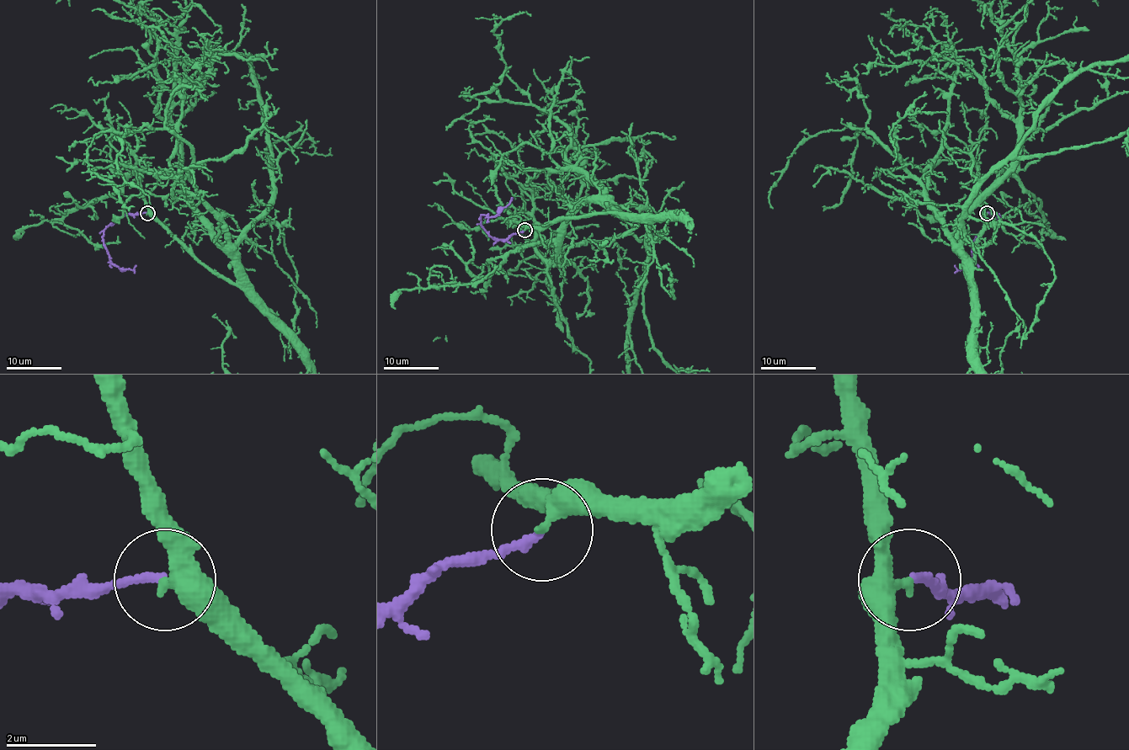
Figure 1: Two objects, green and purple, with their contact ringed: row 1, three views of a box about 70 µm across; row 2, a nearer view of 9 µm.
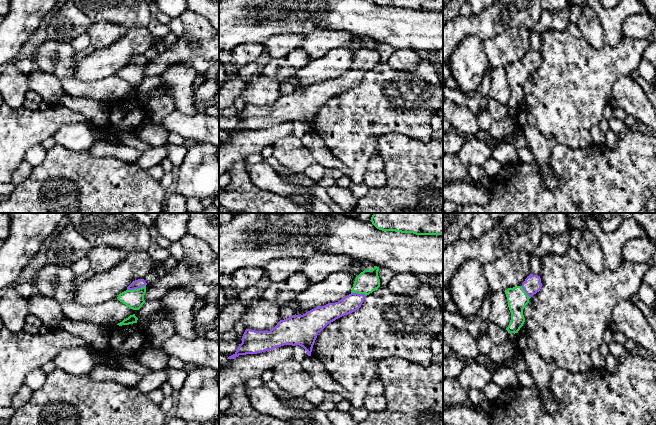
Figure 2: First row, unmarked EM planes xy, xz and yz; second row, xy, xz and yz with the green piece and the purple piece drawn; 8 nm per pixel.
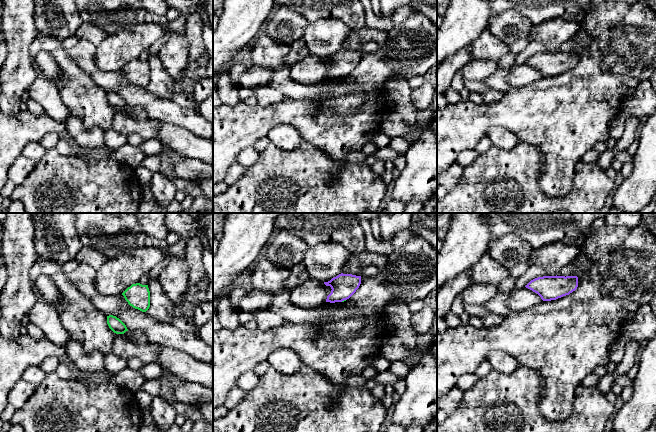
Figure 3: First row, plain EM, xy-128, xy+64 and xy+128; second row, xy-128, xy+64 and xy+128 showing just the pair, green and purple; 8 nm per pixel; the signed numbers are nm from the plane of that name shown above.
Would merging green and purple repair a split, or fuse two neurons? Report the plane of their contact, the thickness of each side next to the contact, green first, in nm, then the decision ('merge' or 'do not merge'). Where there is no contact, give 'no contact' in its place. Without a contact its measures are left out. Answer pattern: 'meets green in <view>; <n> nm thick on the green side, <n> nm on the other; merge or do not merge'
meets green in xy; 160 nm thick on the green side, 70 nm on the other; merge

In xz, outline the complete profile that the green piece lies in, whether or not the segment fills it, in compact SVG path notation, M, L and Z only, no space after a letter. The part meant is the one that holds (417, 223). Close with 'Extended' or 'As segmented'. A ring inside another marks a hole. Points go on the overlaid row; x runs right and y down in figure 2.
M373 213L370 221L382 231L443 235L443 213Z. As segmented

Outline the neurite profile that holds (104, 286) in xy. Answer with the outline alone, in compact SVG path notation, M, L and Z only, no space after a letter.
M147 251L128 253L124 260L110 270L95 273L90 279L77 285L76 301L83 306L94 306L117 299L133 281L144 279L153 264Z

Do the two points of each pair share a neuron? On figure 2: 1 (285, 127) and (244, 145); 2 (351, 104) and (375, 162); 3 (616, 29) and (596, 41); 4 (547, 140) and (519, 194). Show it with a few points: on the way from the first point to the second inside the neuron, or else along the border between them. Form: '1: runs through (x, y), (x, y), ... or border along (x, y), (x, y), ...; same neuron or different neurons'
1: runs through (275, 132), (254, 141); same neuron
2: border along (378, 155), (375, 155), (368, 162), (367, 169); different neurons
3: border along (596, 14), (604, 31), (605, 43); different neurons
4: border along (533, 161), (538, 167), (541, 183), (544, 186); different neurons

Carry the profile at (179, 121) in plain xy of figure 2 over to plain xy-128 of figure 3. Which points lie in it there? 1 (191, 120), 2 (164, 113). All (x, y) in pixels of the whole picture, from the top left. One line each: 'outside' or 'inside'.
1: inside
2: inside

